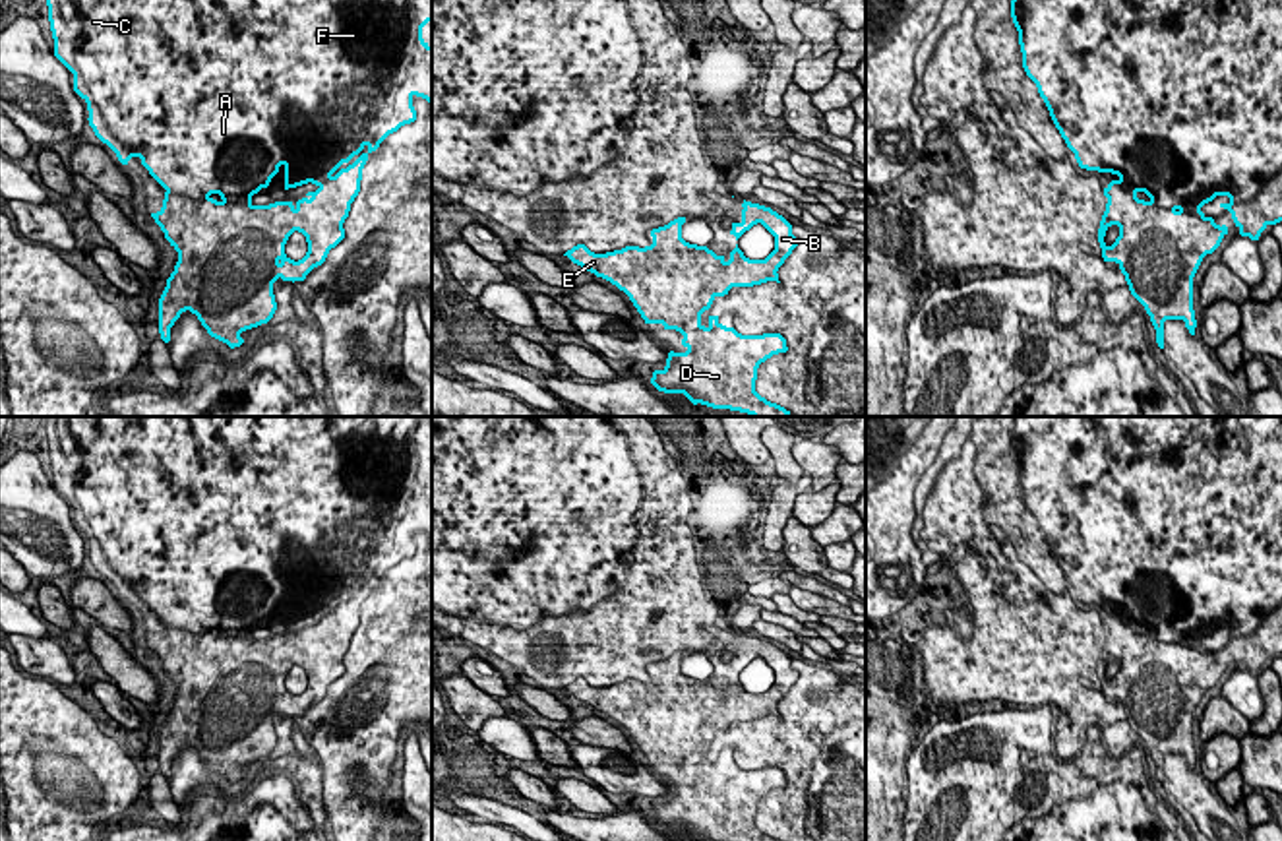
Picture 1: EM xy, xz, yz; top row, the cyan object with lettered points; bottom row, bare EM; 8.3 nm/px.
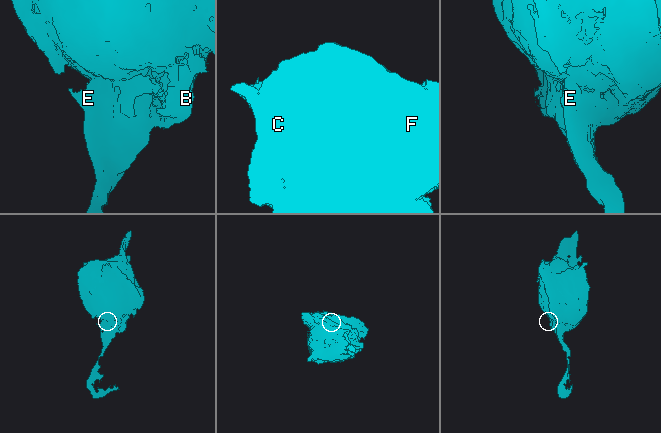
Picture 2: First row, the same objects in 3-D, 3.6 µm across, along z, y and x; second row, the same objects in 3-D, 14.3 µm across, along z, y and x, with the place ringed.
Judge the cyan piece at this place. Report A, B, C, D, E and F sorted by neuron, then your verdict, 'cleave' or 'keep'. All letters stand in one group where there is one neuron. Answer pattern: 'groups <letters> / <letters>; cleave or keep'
groups A B C D E F; keep

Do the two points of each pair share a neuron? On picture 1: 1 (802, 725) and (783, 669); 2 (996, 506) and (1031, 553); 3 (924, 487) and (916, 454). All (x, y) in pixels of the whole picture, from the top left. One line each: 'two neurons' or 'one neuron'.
1: two neurons
2: one neuron
3: two neurons

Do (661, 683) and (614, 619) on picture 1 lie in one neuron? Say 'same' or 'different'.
different

